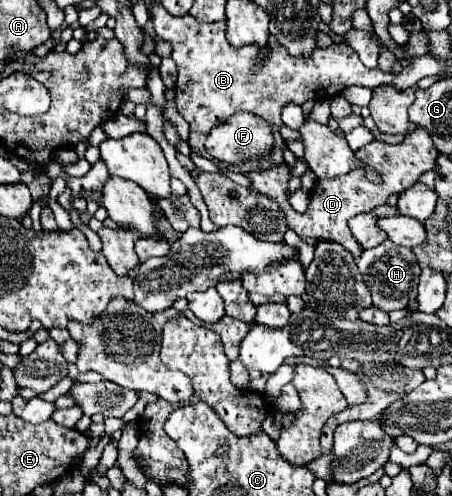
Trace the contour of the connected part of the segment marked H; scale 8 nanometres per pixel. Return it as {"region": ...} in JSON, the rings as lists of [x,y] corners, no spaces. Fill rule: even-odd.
{"region":[[[384,240],[380,246],[364,250],[364,254],[356,260],[356,264],[358,264],[358,268],[366,280],[366,286],[372,292],[374,304],[384,312],[406,308],[406,304],[410,300],[414,300],[414,294],[418,294],[416,288],[418,288],[420,266],[418,266],[414,252],[410,248],[394,246],[394,242]]]}

